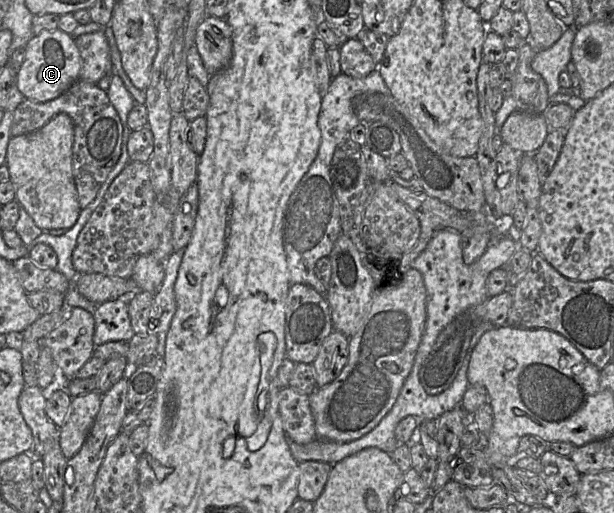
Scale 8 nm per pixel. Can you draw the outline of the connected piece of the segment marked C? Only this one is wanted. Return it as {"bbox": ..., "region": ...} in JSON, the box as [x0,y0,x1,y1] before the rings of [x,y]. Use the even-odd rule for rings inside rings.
{"bbox":[16,29,82,102],"region":[[[56,29],[34,35],[24,47],[25,57],[16,73],[17,88],[33,102],[47,102],[62,95],[80,79],[82,60],[74,38]]]}

